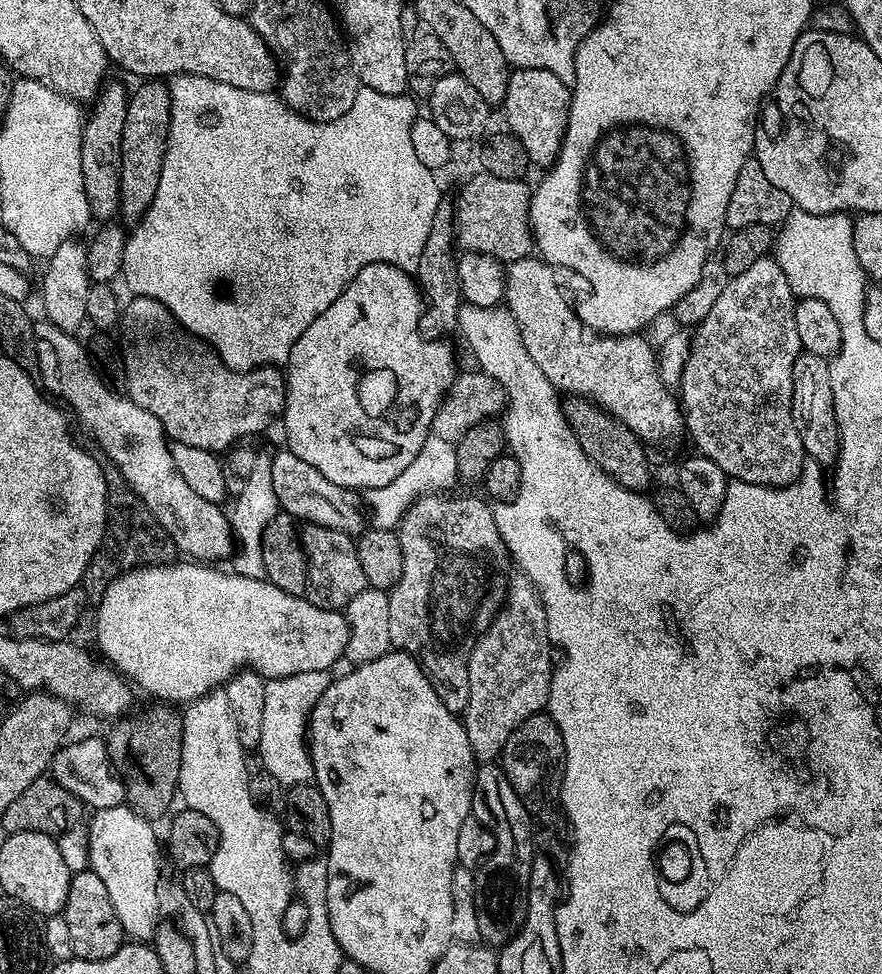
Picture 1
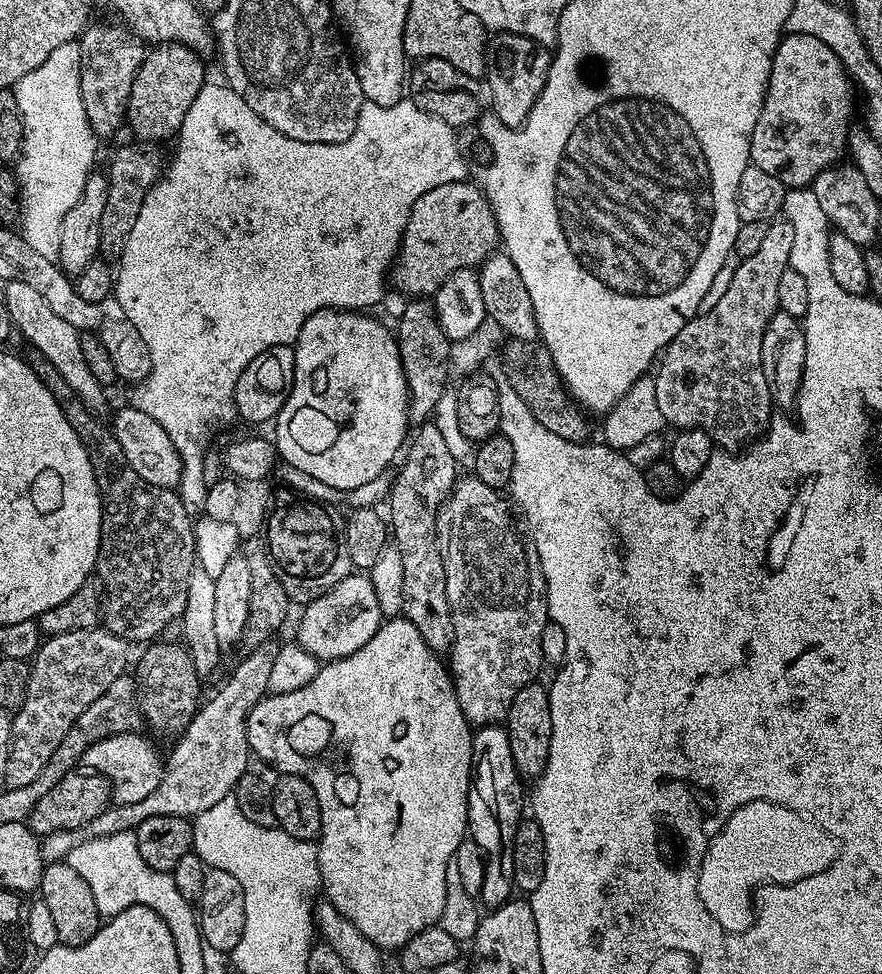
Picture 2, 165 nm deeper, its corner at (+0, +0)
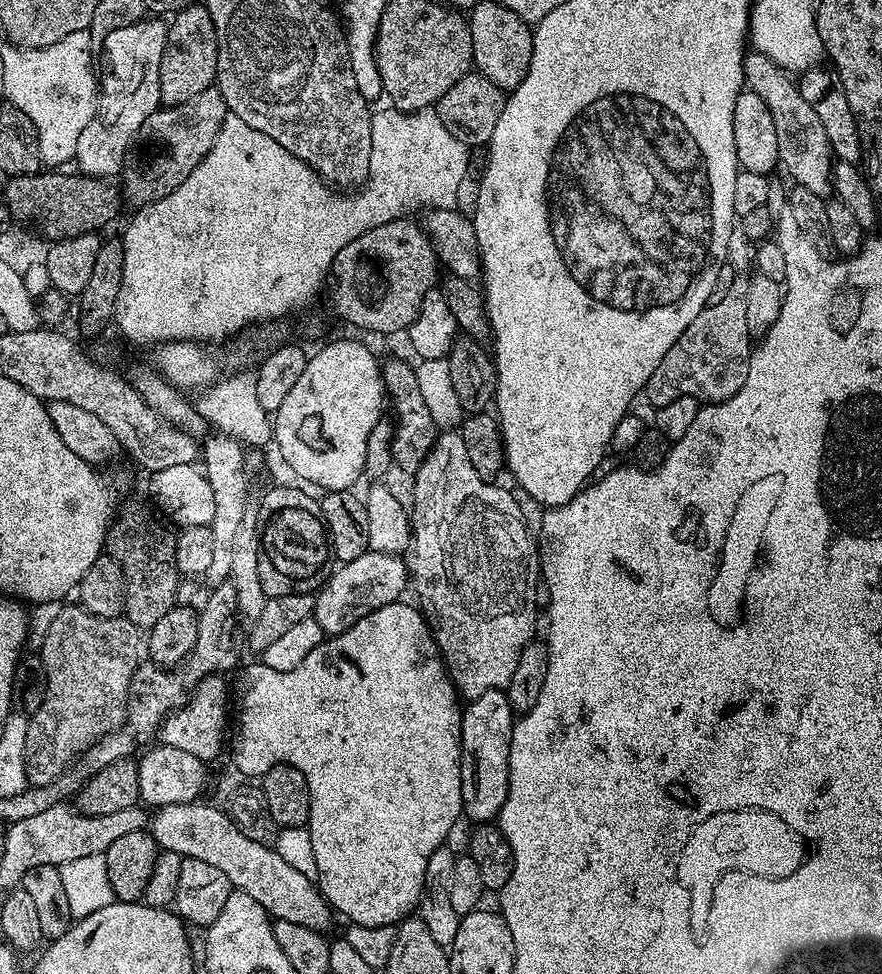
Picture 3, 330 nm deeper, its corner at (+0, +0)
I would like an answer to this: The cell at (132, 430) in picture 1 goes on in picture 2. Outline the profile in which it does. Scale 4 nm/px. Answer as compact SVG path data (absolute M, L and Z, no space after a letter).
M9 280L3 285L3 288L2 303L7 306L10 318L18 332L21 332L32 343L31 347L35 351L41 352L48 359L50 366L54 366L54 370L58 370L58 374L62 374L62 378L66 378L70 390L74 390L74 394L78 394L78 398L82 398L82 402L89 412L102 413L105 389L96 381L94 374L90 374L90 370L86 370L86 362L82 362L82 346L78 329L70 326L70 322L58 318L58 314L54 314L54 310L50 310L50 305L42 298L42 294L38 294L32 287L26 286L26 282Z

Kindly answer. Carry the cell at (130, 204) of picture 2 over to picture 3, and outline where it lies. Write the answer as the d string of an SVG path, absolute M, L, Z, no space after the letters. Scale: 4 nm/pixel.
M216 86L202 90L202 94L190 98L190 102L161 106L156 109L154 114L150 114L150 118L146 118L146 122L142 122L136 139L132 142L132 147L124 157L122 193L127 207L136 208L132 210L143 210L147 204L153 204L166 198L166 194L170 194L179 184L186 182L186 178L190 178L194 166L198 166L198 162L202 162L202 158L206 158L206 154L214 146L214 142L218 138L218 130L229 114L227 103Z

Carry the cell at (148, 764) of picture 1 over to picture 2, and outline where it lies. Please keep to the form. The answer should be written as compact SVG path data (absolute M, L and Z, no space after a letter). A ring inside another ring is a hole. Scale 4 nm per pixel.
M152 642L143 649L140 656L140 665L135 675L138 677L138 711L156 732L164 736L179 737L181 732L190 726L196 717L202 703L200 684L202 678L196 671L191 654L183 643L160 644ZM148 648L148 649L147 649ZM140 675L140 680L139 676Z

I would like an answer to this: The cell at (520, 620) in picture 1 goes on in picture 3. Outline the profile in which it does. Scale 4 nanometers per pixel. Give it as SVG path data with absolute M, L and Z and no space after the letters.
M444 430L439 433L434 442L434 446L428 451L428 456L422 462L422 466L418 470L416 475L416 481L414 482L414 494L412 495L412 502L410 505L410 519L412 521L412 547L410 549L410 576L414 581L414 588L416 584L416 596L415 599L418 601L418 607L421 612L424 613L424 619L428 621L429 628L432 629L436 637L436 645L440 648L440 655L444 662L444 667L448 670L448 676L452 679L452 685L455 686L457 693L461 697L467 698L468 700L473 700L478 698L482 694L486 694L486 690L494 690L495 688L504 690L507 689L510 678L514 674L514 670L518 667L518 658L522 658L522 650L527 646L527 644L533 643L534 637L532 636L536 632L536 587L539 589L542 584L542 552L532 541L532 536L528 533L528 524L524 521L524 512L520 509L520 504L507 492L504 488L499 488L499 483L493 482L491 480L484 480L478 474L478 470L474 470L474 466L470 466L470 454L466 454L466 442L462 442L459 431L456 430Z

